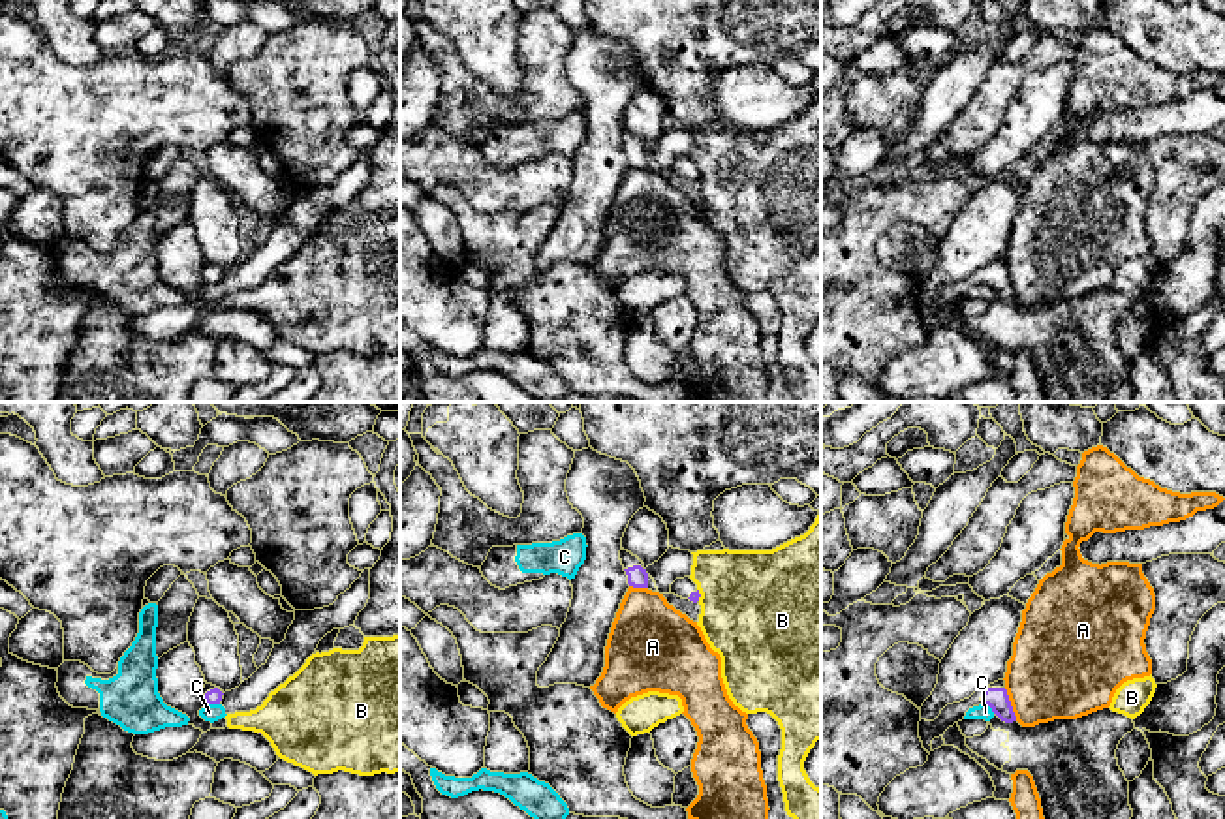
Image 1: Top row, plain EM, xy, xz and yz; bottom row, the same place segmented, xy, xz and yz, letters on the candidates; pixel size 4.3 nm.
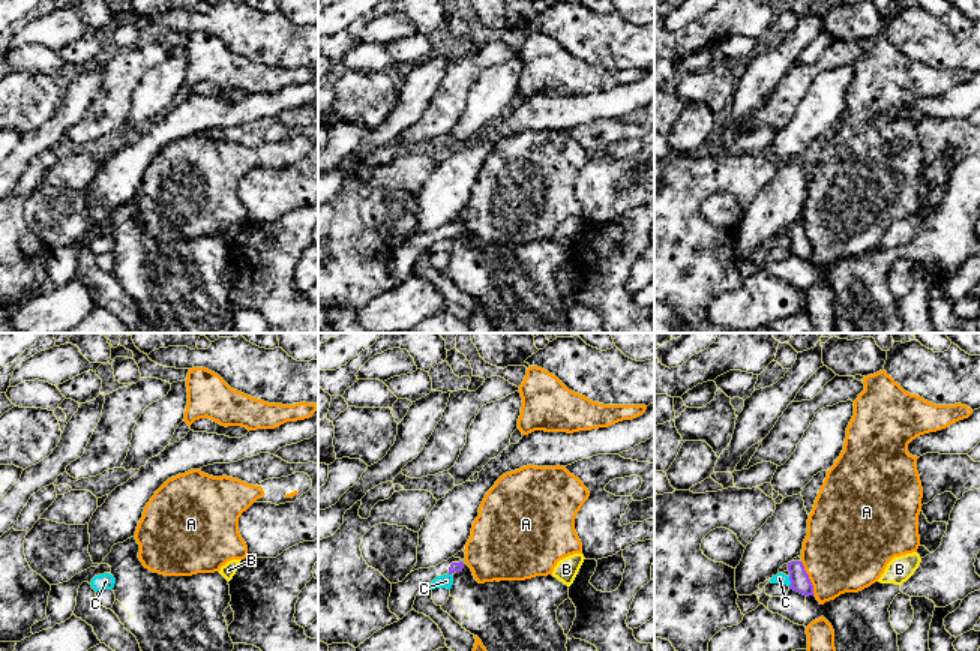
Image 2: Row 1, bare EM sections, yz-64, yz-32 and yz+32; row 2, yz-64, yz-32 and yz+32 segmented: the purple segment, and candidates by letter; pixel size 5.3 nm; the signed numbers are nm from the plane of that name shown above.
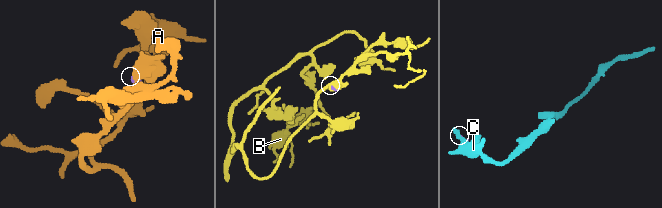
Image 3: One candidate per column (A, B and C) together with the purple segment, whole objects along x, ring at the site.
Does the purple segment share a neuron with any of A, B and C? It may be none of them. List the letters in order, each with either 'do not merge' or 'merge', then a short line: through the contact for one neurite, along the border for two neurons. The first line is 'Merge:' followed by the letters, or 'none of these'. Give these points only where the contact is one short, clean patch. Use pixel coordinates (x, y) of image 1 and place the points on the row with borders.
Merge: none of these
A: do not merge; line yz (1004, 688), (1017, 720)
B: do not merge
C: do not merge; line yz (983, 703), (994, 712)

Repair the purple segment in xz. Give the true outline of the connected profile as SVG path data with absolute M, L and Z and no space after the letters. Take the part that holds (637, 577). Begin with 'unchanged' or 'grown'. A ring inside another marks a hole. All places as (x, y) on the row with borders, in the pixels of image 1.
grown; M620 550L620 560L628 575L628 584L633 588L648 588L648 573L644 564L628 550Z

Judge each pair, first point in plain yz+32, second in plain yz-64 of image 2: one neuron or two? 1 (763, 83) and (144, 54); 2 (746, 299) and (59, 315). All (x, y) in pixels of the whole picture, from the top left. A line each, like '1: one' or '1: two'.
1: two
2: one

